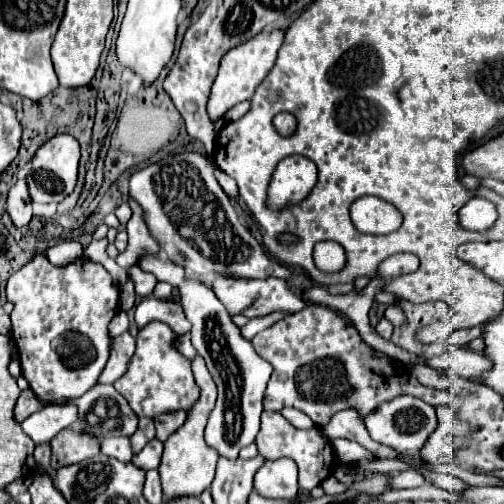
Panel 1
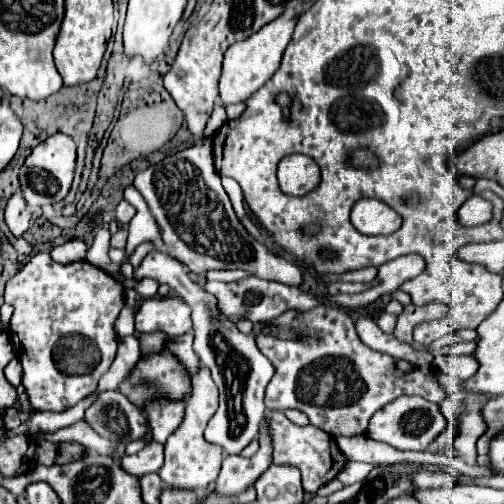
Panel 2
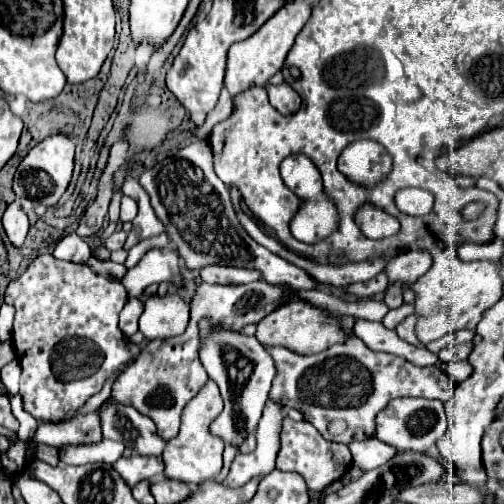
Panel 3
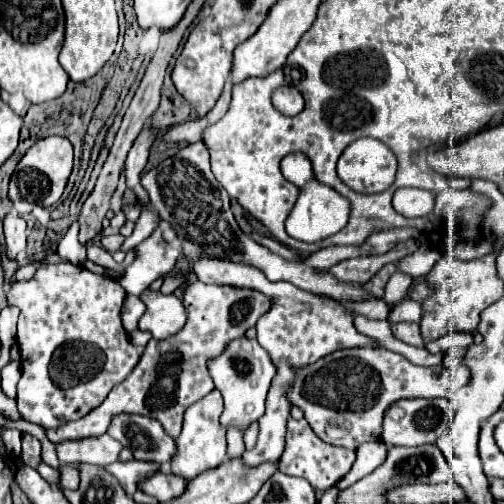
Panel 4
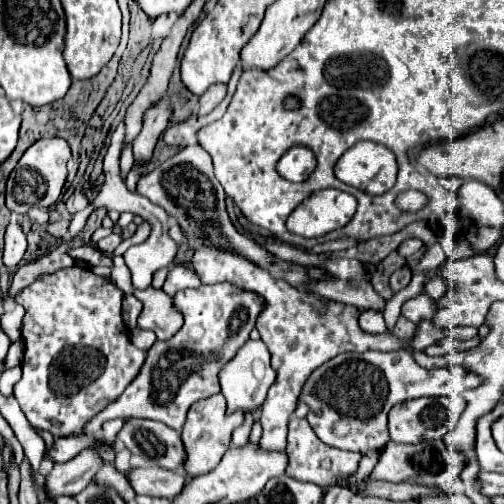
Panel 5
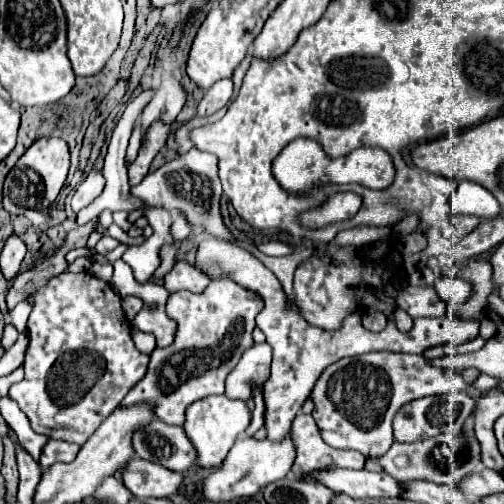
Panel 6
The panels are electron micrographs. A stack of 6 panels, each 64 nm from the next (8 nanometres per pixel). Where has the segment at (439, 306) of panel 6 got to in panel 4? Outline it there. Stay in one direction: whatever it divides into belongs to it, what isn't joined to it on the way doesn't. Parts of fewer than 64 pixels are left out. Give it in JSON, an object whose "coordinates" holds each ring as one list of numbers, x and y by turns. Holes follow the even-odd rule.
{"coordinates":[[404,300,400,306,394,308,394,312,390,314,388,322,420,322,420,314,422,314,422,304,416,300]]}

